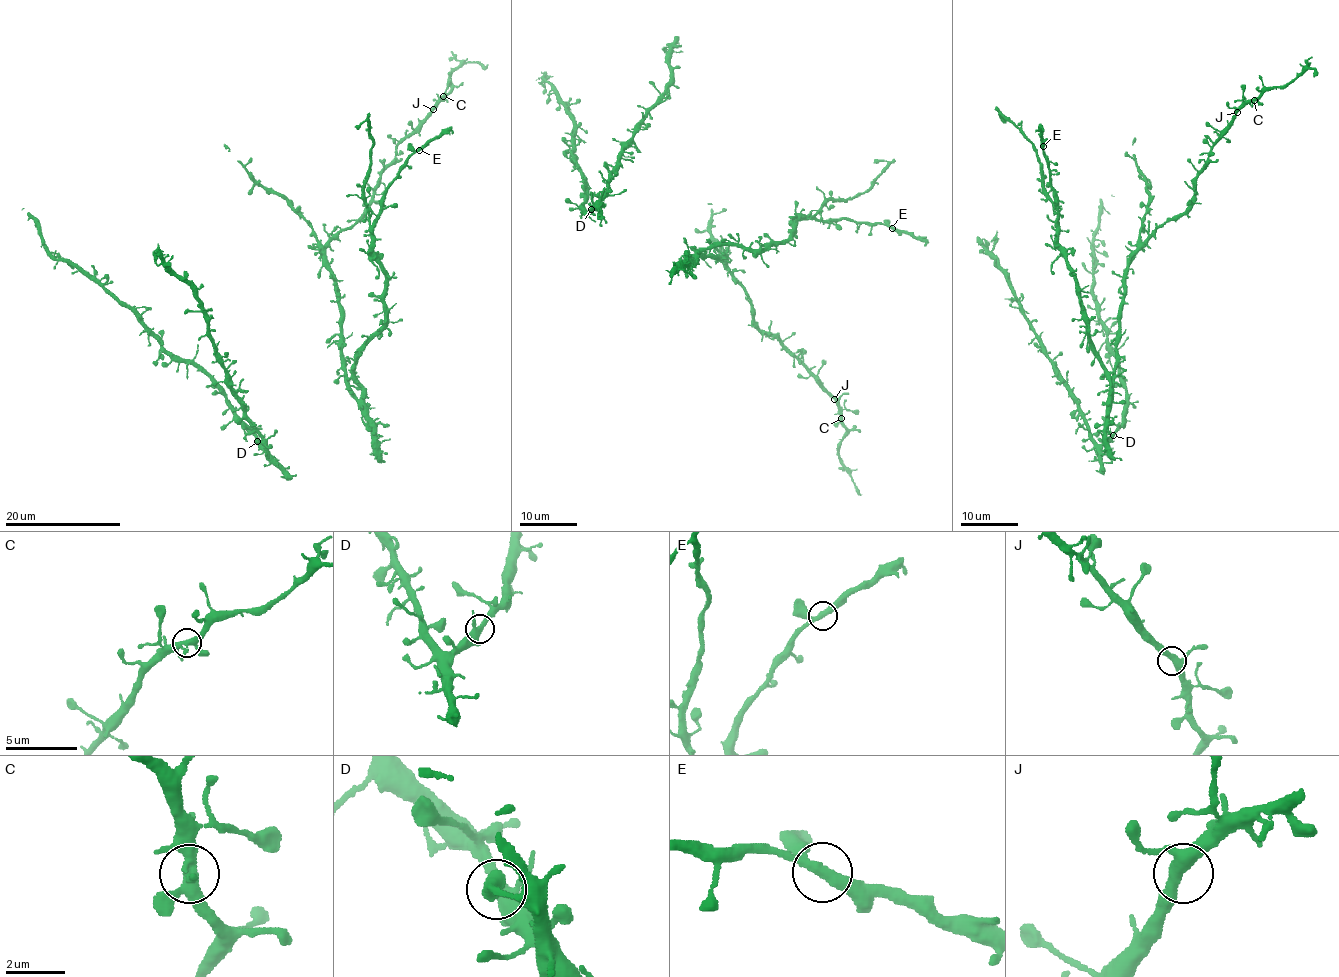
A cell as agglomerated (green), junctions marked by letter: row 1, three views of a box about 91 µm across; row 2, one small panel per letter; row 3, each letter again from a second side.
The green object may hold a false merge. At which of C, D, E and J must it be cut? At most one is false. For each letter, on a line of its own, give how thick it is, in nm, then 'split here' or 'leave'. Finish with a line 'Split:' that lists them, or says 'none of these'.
C: calibre 340 nm; leave
D: calibre 340 nm; leave
E: calibre 300 nm; leave
J: calibre 360 nm; leave
Split: none of these

